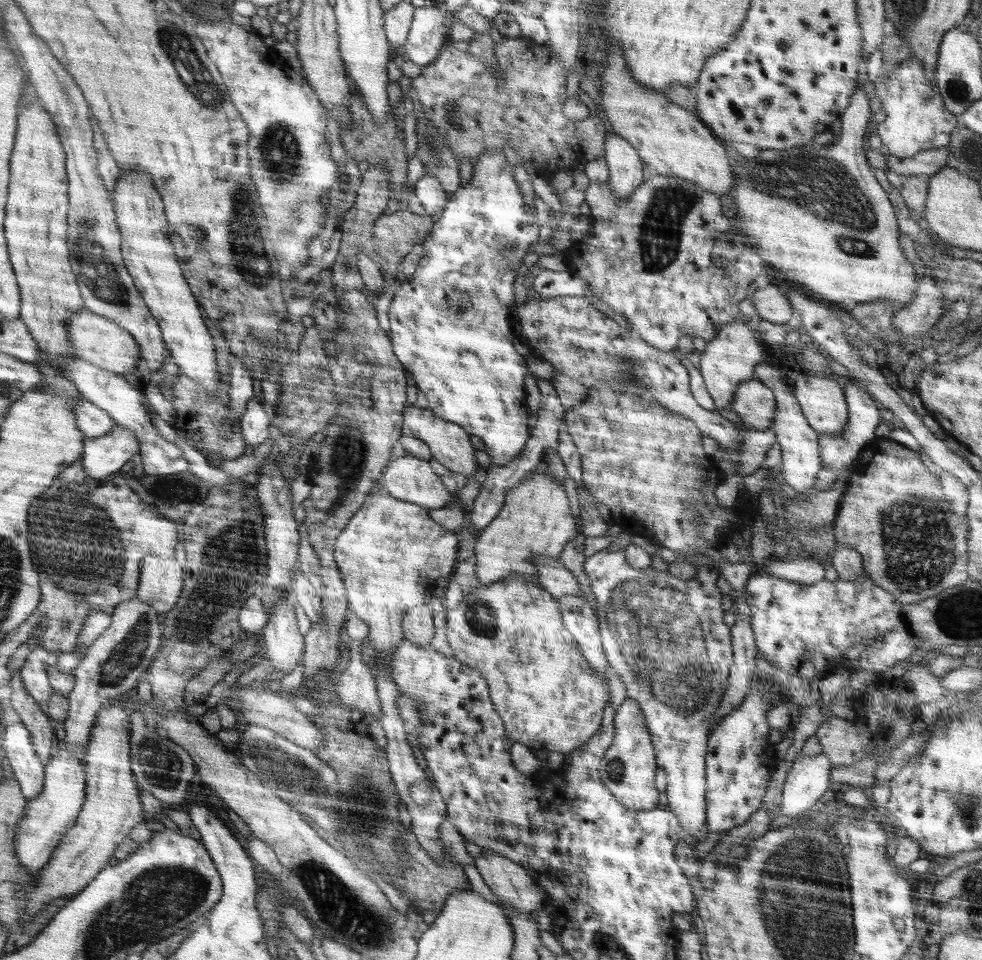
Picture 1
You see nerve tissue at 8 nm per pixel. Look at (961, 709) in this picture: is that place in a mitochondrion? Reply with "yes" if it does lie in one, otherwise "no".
no

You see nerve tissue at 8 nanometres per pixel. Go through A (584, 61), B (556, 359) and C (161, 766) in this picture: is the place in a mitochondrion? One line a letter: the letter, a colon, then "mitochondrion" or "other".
A: other
B: other
C: mitochondrion

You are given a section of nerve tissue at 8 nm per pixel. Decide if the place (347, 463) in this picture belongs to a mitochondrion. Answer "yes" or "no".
yes

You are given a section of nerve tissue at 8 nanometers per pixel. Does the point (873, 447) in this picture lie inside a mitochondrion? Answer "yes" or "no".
no

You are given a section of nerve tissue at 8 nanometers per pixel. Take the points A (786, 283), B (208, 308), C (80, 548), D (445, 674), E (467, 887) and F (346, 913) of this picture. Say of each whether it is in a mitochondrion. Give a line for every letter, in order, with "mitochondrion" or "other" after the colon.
A: other
B: other
C: mitochondrion
D: other
E: other
F: mitochondrion

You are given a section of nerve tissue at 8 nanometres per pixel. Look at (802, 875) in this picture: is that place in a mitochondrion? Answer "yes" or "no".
yes

